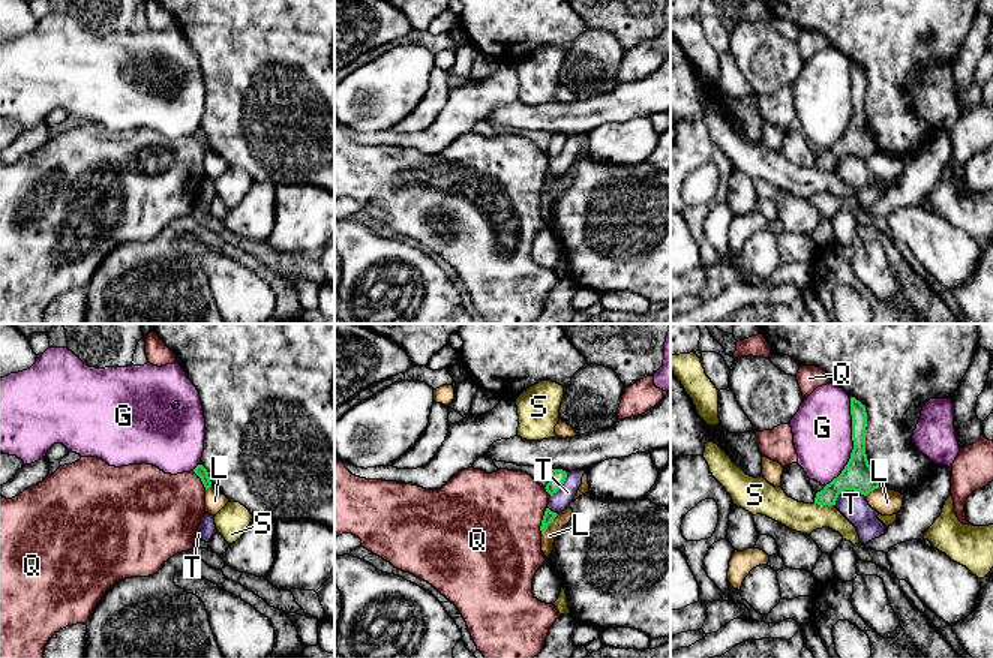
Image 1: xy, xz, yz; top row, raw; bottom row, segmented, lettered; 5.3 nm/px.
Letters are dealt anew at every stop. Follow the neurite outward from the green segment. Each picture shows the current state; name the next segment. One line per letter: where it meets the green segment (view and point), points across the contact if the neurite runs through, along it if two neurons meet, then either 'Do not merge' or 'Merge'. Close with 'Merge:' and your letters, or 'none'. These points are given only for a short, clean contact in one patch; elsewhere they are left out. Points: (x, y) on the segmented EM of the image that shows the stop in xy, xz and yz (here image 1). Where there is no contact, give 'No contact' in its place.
G: Touches green at yz (854, 442). Do not merge
L: Touches green at xz (549, 523). Boundary: xz (558, 514), (542, 534). Do not merge
Q: Touches green at xz (542, 520). Do not merge
S: Touches green at yz (824, 504). Boundary: yz (813, 502), (834, 505). Do not merge
T: Touches green at yz (846, 489). Do not merge
Merge: none

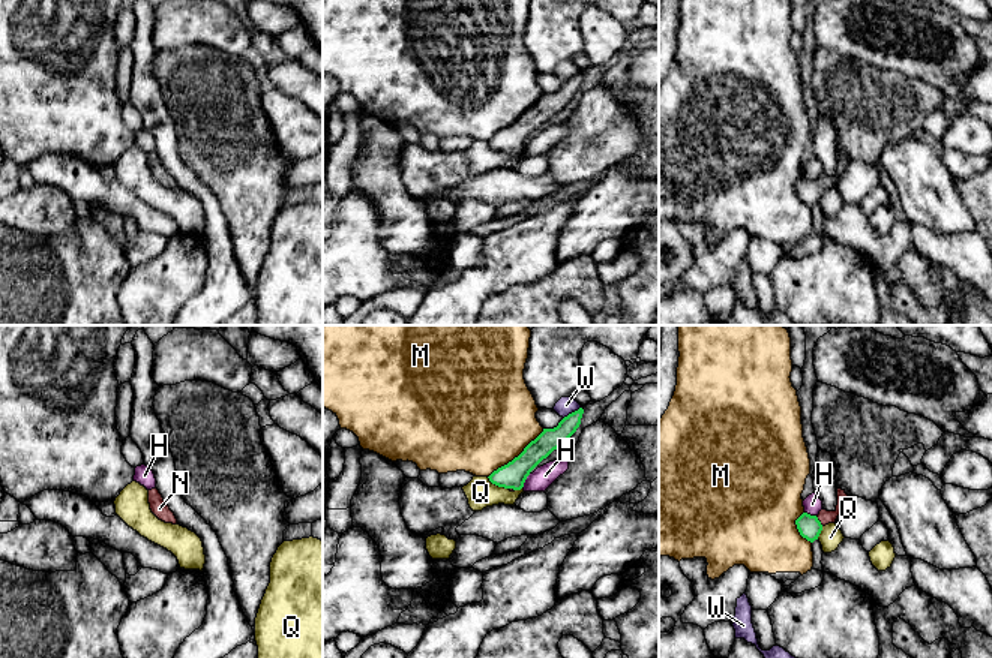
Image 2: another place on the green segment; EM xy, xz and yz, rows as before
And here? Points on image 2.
H: Touches green at xz (524, 481). Boundary: xz (530, 474), (521, 487). Do not merge
M: Touches green at xz (515, 457). Do not merge
N: Touches green at yz (818, 520). Path across: yz (809, 526), (818, 520), (824, 516). Merge
Q: Touches green at xz (497, 484). Do not merge
W: Touches green at xz (572, 412). Do not merge
Merge: N

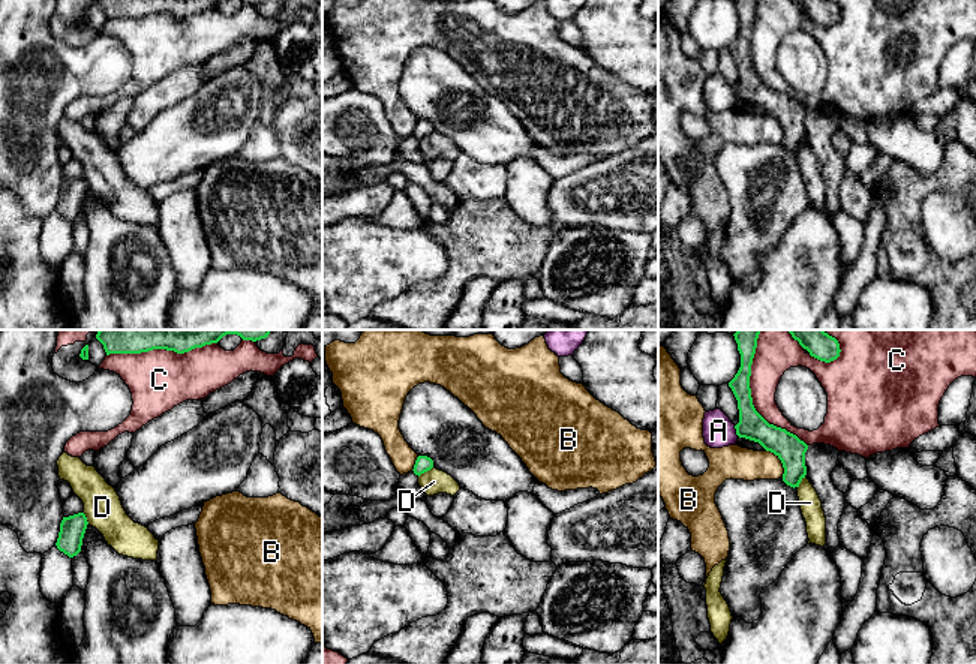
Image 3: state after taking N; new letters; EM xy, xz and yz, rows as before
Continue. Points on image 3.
A: Touches green at yz (736, 430). Boundary: yz (733, 426), (738, 435). Do not merge
B: Touches green at yz (781, 462). Do not merge
C: Touches green at yz (750, 396). Do not merge
D: Touches green at xz (425, 471). Boundary: xz (432, 466), (419, 477). Do not merge
Merge: none

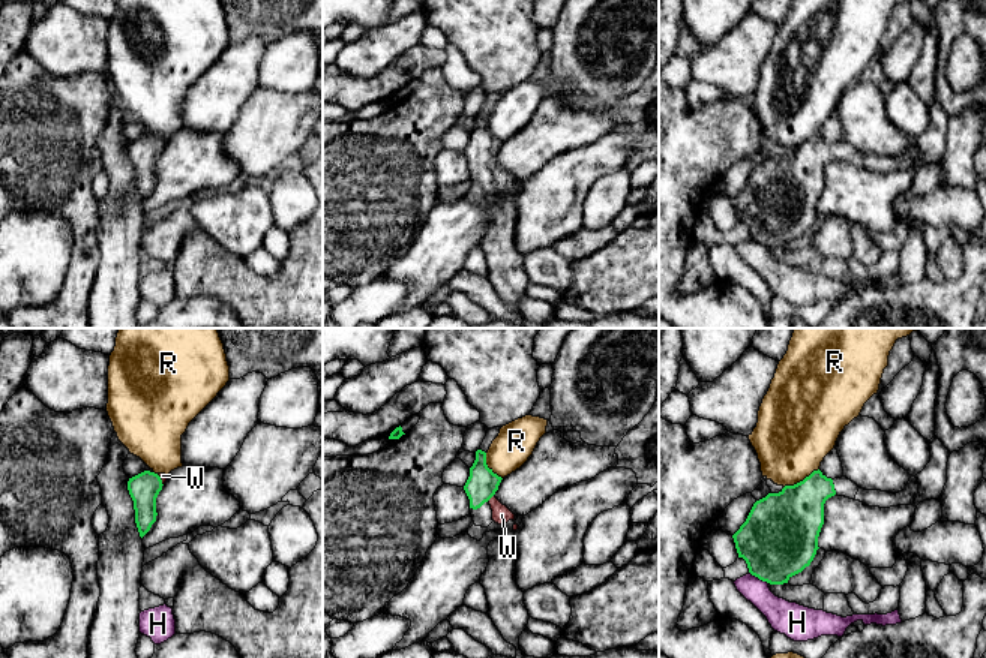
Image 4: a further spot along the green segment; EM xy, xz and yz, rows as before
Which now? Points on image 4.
H: Touches green at yz (758, 577). Boundary: yz (749, 571), (767, 583). Do not merge
R: Touches green at yz (800, 481). Do not merge
W: Touches green at xz (489, 498). Path across: xz (482, 483), (482, 489), (489, 498), (502, 514). Merge
Merge: W

